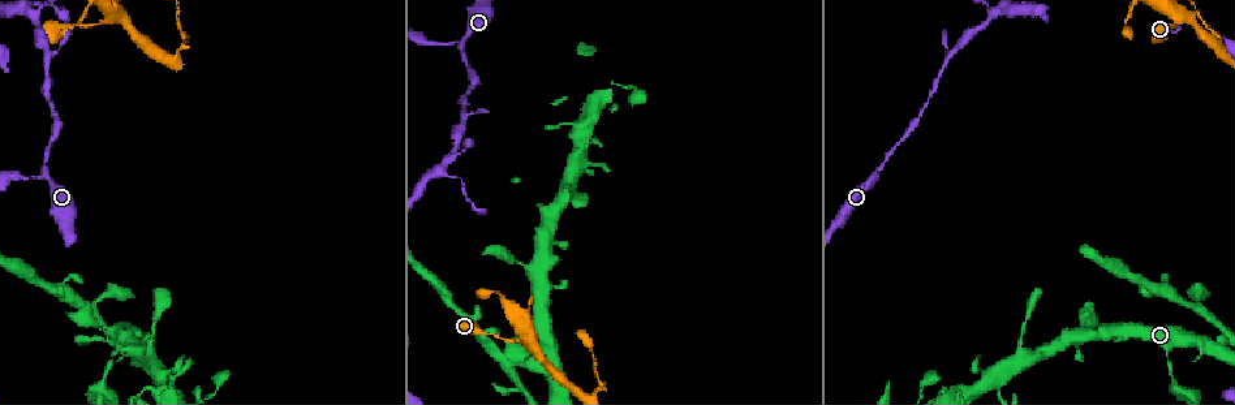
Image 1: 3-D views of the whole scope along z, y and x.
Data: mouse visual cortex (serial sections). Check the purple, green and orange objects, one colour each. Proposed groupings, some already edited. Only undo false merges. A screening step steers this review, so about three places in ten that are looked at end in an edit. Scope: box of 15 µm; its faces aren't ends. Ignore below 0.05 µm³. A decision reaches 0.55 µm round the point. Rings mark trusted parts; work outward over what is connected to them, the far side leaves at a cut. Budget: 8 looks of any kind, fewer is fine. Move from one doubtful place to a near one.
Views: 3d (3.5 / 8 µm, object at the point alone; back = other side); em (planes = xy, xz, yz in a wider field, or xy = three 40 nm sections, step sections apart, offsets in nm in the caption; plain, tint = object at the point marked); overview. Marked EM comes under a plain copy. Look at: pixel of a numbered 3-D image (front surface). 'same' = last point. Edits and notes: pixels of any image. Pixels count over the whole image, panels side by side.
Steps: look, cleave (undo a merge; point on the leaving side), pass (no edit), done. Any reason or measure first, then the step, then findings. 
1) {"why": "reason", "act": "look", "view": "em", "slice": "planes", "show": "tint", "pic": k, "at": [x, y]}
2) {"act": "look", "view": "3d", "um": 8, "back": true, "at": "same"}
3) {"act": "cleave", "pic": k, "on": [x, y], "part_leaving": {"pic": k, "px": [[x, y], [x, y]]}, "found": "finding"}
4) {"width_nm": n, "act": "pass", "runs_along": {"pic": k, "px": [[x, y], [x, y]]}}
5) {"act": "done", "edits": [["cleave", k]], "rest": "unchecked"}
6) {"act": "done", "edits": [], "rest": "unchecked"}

{"why": "small branch off a trunk", "act": "look", "view": "3d", "um": 3.5, "pic": 1, "at": [105, 19]}

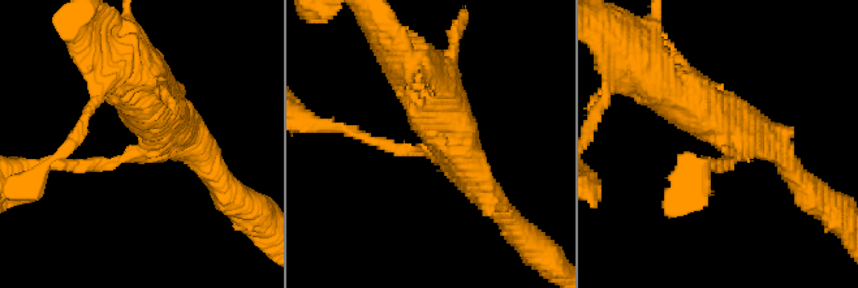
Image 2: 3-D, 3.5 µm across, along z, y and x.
{"arm_widths_nm": [150, 350, 600], "act": "pass", "runs_along": {"pic": 2, "px": [[354, 130], [435, 151], [431, 100]]}, "found": "one cell here"}

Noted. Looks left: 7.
{"why": "calibre changes", "act": "look", "view": "3d", "um": 3.5, "pic": 1, "at": [601, 389]}

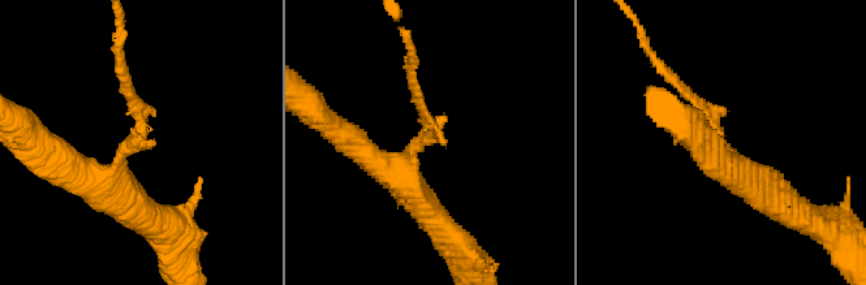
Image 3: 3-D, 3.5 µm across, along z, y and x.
{"arm_widths_nm": [100, 350], "why": "shape alone is not enough", "act": "look", "view": "em", "slice": "xy", "step": 2, "show": "tint", "pic": 3, "at": [430, 137]}

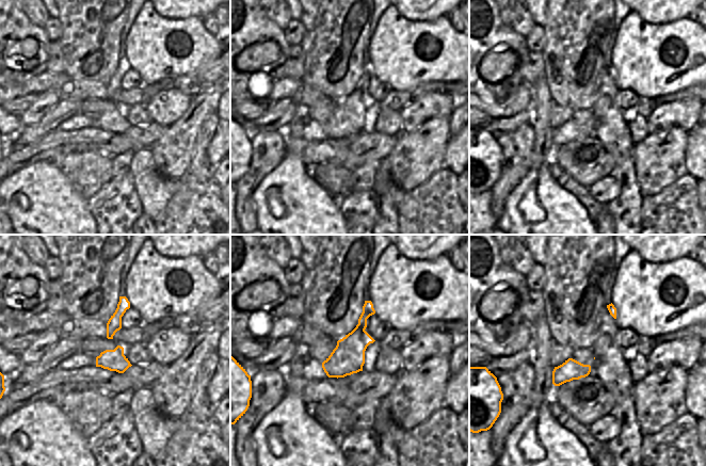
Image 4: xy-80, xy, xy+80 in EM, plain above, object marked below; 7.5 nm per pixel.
{"why": "another direction", "act": "look", "view": "em", "slice": "xy", "step": 5, "show": "tint", "at": "same"}

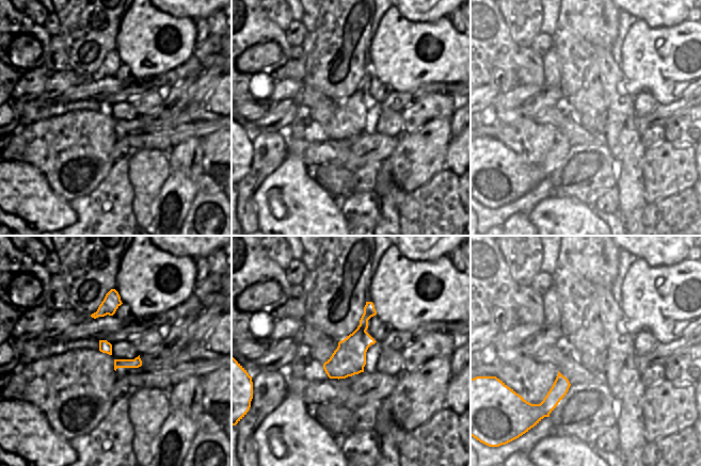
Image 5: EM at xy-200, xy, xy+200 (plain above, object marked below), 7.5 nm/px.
{"act": "cleave", "pic": 3, "on": [128, 91], "border": {"pic": 5, "px": [[360, 324], [365, 331]]}, "found": "two cells meet here"}

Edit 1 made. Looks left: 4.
{"act": "look", "view": "3d", "um": 3.5, "back": true, "pic": 1, "at": [44, 177]}

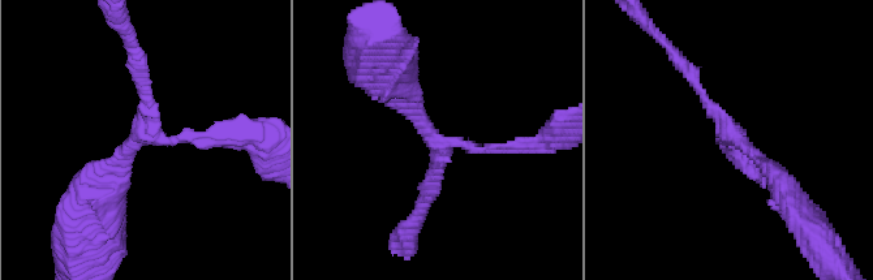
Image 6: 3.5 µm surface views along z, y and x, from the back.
{"arms": 3, "arm_widths_nm": [100, 150, 200], "act": "look", "view": "em", "slice": "xy", "step": 2, "show": "tint", "pic": 6, "at": [141, 135]}

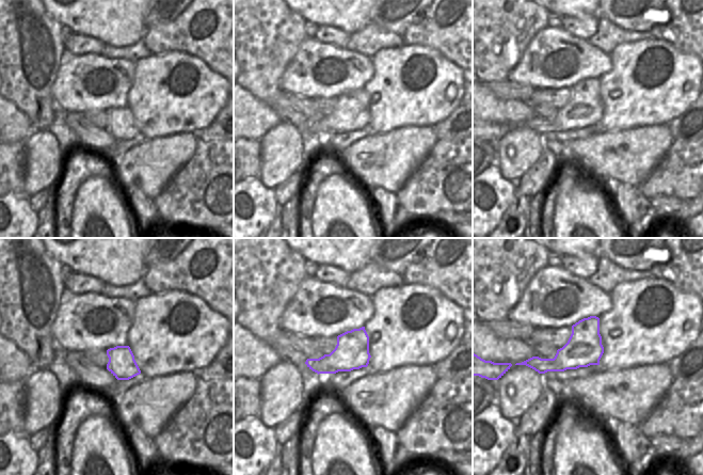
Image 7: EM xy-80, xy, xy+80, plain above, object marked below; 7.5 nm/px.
{"act": "pass", "runs_along": {"pic": 6, "px": [[783, 189], [730, 133], [680, 60]]}, "found": "continuous, no second cell"}

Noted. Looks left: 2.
{"why": "thin arm on a thick one", "act": "look", "view": "3d", "um": 8, "pic": 1, "at": [993, 384]}

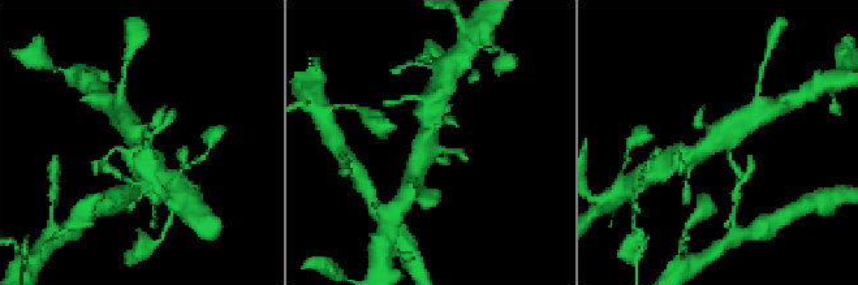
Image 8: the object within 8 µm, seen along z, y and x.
{"act": "look", "view": "em", "slice": "xy", "step": 5, "show": "tint", "pic": 8, "at": [432, 150]}

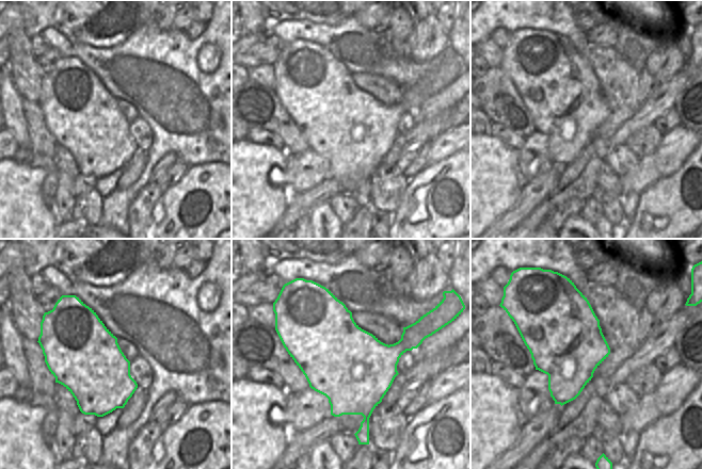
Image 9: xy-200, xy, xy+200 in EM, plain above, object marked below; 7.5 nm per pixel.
{"width_nm": 600, "act": "cleave", "pic": 8, "on": [168, 119], "found": "two cells meet here"}

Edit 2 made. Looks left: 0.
{"act": "done", "edits": [["cleave", 3], ["cleave", 8]], "rest": "unchecked"}

